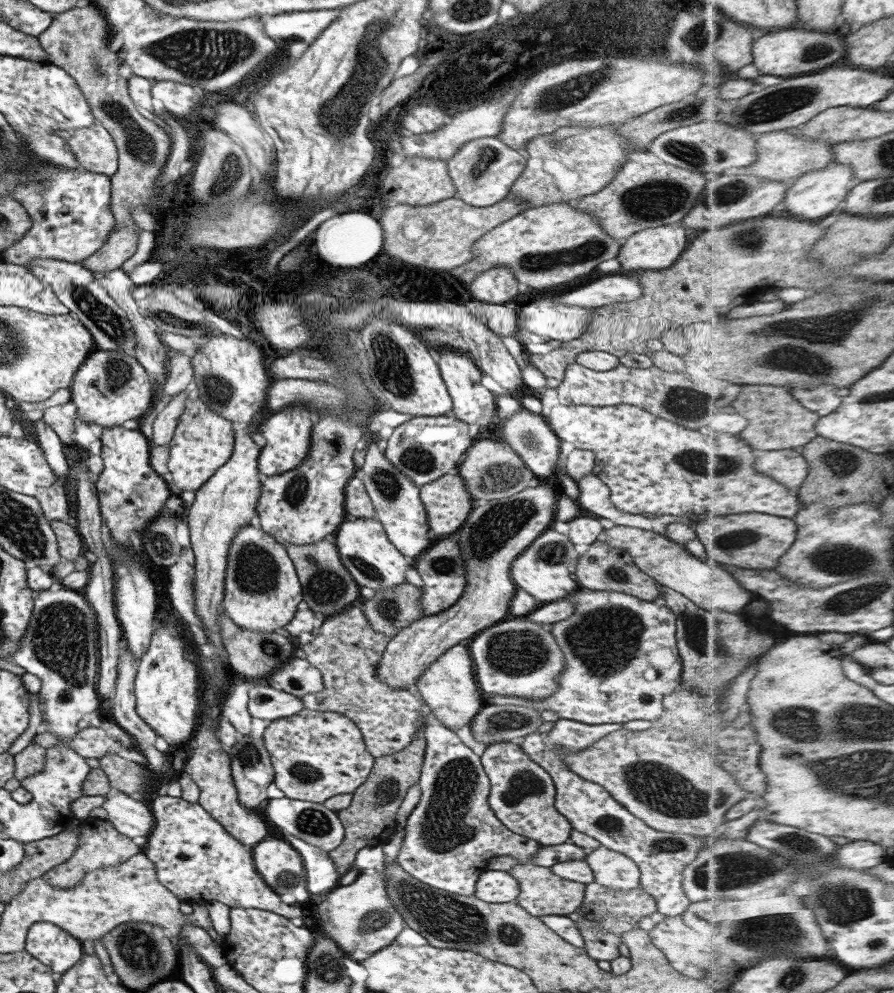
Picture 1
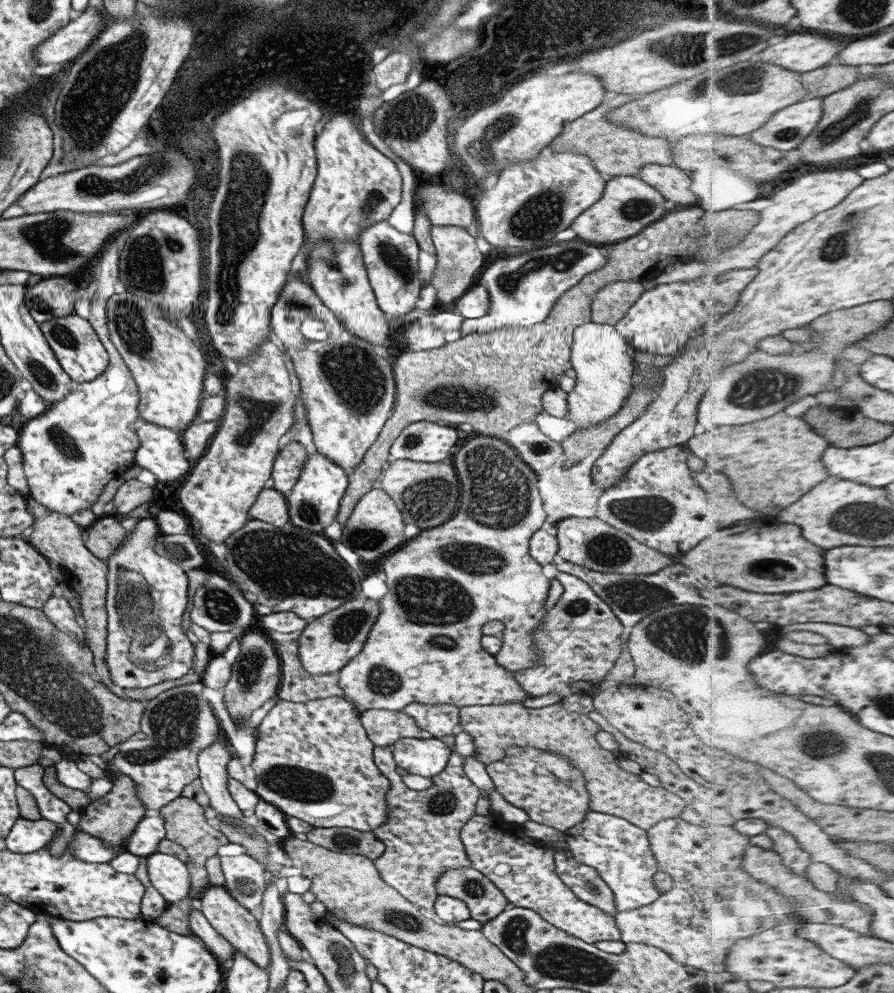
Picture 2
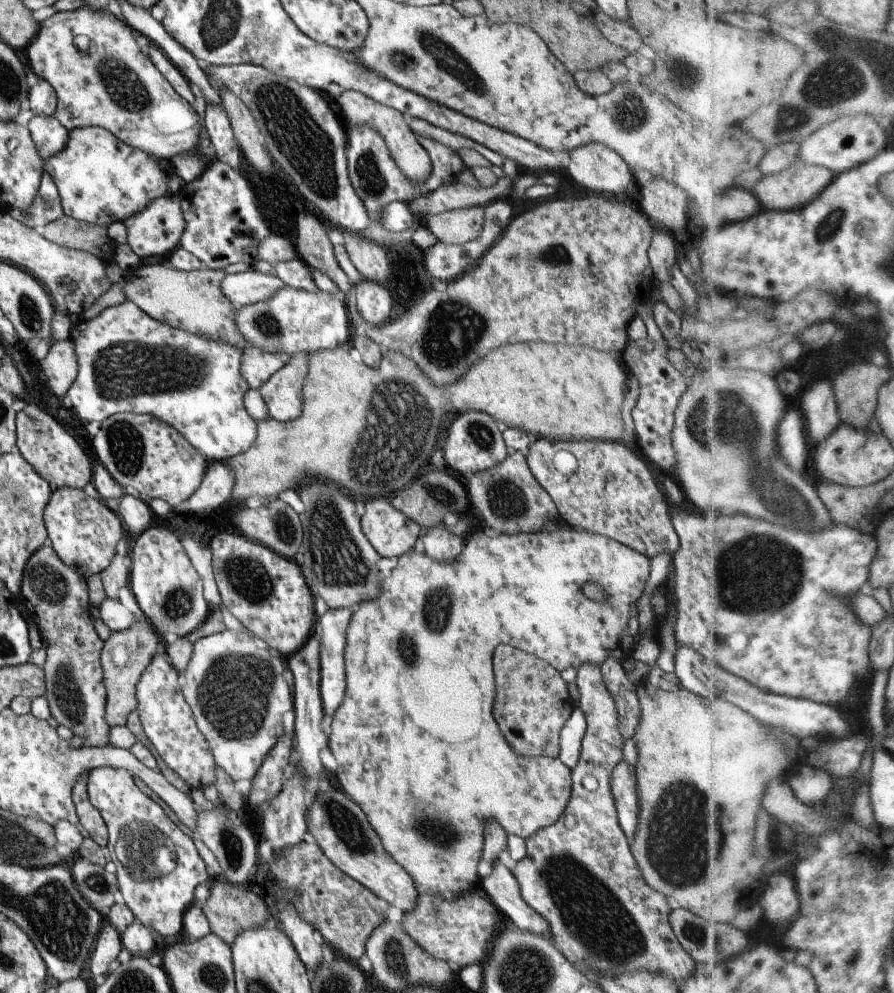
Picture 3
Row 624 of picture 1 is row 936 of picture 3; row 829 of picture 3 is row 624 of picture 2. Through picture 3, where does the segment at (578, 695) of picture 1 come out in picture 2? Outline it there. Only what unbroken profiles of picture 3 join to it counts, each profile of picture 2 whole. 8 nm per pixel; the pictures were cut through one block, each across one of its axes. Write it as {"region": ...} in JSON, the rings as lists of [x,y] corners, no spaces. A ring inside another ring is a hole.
{"region":[[[560,571],[555,578],[562,583],[563,593],[554,607],[547,609],[538,630],[531,633],[534,635],[534,647],[540,651],[542,658],[534,669],[513,675],[530,696],[589,694],[589,684],[604,679],[620,657],[624,645],[620,636],[624,635],[625,627],[612,608],[596,596],[584,580]]]}

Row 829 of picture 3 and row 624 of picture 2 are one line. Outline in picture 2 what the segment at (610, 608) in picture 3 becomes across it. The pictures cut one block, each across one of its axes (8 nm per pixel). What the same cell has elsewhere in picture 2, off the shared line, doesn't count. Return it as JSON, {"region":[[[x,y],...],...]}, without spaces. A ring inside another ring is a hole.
{"region":[[[486,435],[475,437],[468,441],[466,446],[462,446],[460,452],[454,457],[452,466],[454,466],[460,484],[462,484],[462,498],[460,498],[458,512],[443,524],[421,531],[418,536],[412,537],[405,542],[402,549],[395,551],[390,557],[386,558],[382,568],[384,568],[383,573],[386,574],[388,593],[379,600],[380,610],[382,610],[380,617],[372,625],[372,630],[368,633],[368,638],[360,653],[351,658],[351,662],[348,662],[348,665],[344,666],[338,673],[338,686],[342,688],[344,698],[351,701],[360,712],[372,709],[401,711],[414,702],[430,706],[452,704],[459,708],[474,705],[516,704],[522,703],[526,697],[530,696],[518,684],[513,674],[527,669],[532,670],[539,664],[542,655],[534,647],[534,641],[532,641],[534,635],[531,633],[538,630],[538,626],[542,624],[542,618],[546,616],[548,609],[548,606],[544,606],[544,602],[548,598],[551,580],[542,574],[542,565],[530,556],[529,550],[531,537],[544,526],[546,518],[543,500],[539,495],[537,473],[522,462],[516,455],[514,448],[511,448],[508,443],[499,437]],[[492,620],[500,620],[505,627],[502,647],[495,655],[488,654],[481,645],[482,626],[486,622],[492,622]]]}

